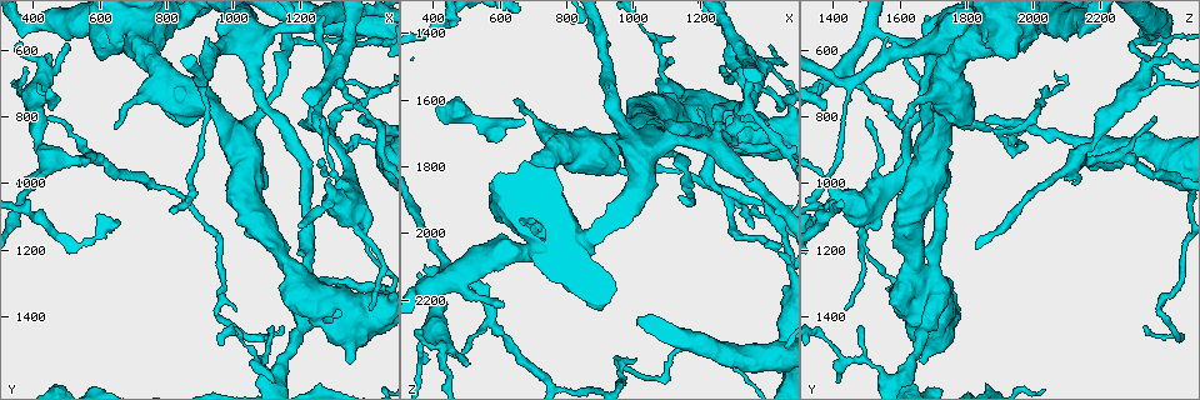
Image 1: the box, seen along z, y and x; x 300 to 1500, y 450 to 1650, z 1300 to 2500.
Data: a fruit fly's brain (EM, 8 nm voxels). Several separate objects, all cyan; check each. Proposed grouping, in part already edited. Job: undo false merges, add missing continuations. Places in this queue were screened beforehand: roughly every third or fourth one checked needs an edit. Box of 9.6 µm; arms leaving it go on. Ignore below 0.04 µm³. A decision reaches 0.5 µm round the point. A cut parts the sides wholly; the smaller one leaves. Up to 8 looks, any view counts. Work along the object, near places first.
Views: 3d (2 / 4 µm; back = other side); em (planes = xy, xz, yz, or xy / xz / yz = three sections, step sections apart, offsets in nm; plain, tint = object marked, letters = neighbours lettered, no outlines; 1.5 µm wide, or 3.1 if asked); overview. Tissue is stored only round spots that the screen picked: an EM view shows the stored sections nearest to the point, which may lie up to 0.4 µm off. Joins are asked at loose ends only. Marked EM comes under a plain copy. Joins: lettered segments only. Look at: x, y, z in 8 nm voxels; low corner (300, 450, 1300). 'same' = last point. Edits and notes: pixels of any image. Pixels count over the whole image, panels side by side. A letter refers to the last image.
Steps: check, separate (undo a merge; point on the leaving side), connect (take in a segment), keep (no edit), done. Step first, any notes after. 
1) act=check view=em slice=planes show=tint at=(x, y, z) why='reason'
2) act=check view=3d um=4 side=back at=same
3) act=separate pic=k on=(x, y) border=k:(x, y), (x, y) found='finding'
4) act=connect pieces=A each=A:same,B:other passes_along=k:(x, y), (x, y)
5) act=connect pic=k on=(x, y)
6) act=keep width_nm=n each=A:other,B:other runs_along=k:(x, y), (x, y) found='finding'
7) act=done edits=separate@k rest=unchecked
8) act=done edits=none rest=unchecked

act=check view=em slice=xz step=4 show=letters at=(500, 580, 2390) why='branch stops here'

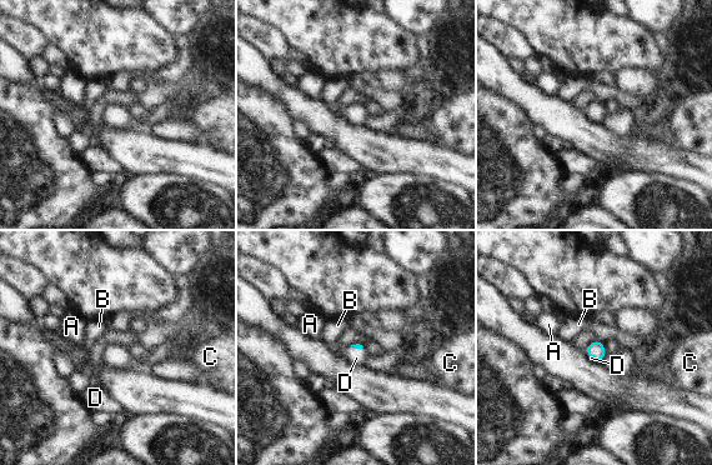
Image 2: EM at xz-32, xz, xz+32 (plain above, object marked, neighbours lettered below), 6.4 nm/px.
act=check view=em slice=planes show=letters at=same why='another direction'

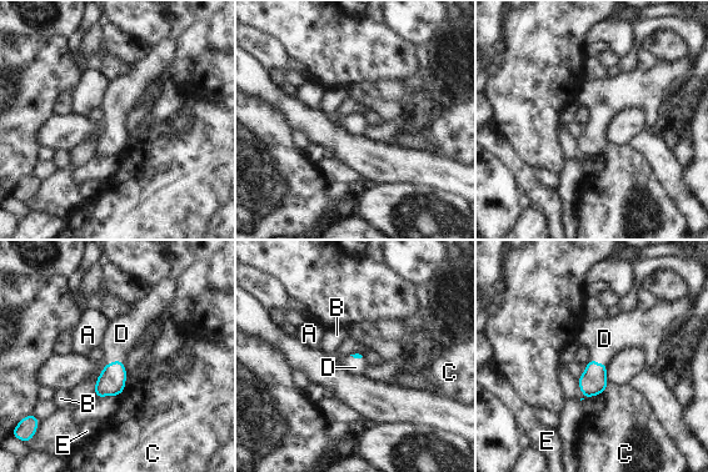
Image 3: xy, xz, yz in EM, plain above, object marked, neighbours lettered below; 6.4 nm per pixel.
act=connect pieces=D each=A:other,B:other,C:other,D:same,E:other passes_along=3:(111, 381), (113, 361), (121, 334) found='it goes on there'

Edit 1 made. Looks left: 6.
act=check view=3d um=4 at=(1270, 800, 1500) why='thin end'

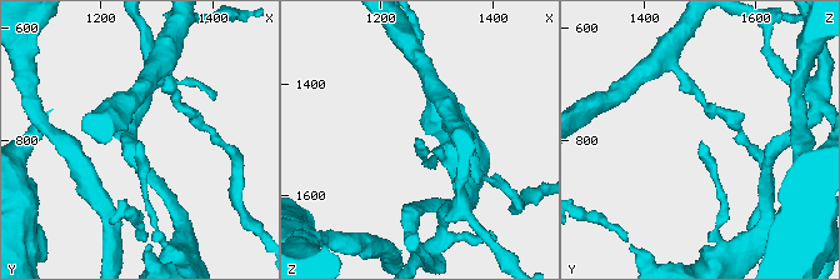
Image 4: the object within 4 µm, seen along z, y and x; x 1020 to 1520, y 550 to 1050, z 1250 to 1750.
act=check view=em slice=xy step=4 show=tint at=(1270, 800, 1500) why='shape alone is not enough'

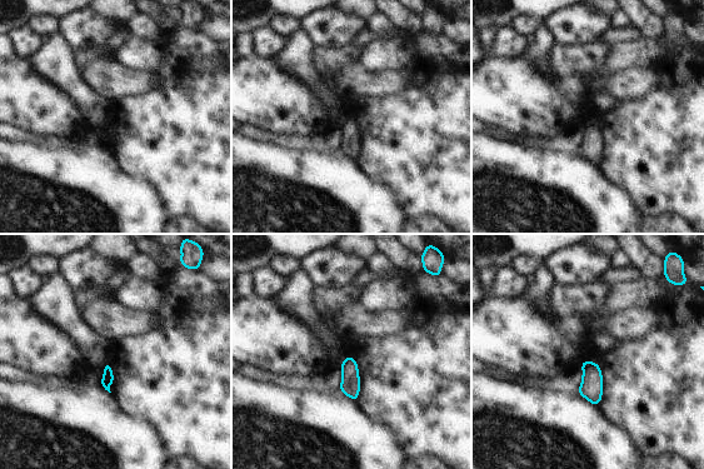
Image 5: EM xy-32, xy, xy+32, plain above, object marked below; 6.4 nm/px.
act=check view=em slice=planes show=letters at=same

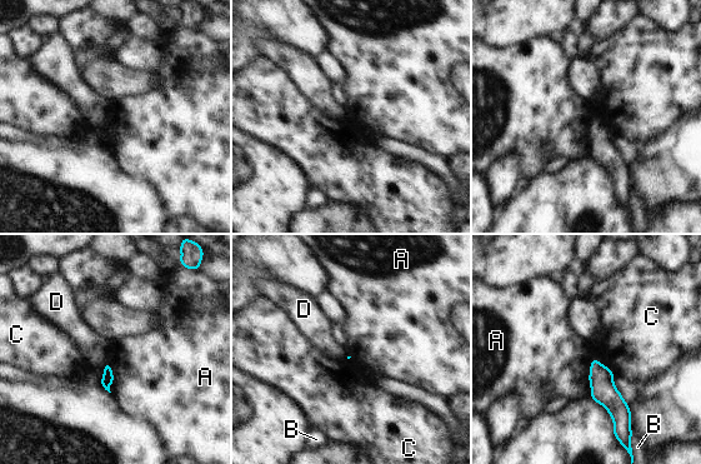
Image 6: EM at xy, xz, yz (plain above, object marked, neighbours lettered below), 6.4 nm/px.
act=keep each=A:other,B:other,C:other,D:other border=6:(595, 357), (590, 364), (589, 394) found='none of them fits'

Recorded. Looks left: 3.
act=check view=em slice=xy step=8 show=tint at=(1300, 1050, 1420) why='branch point'

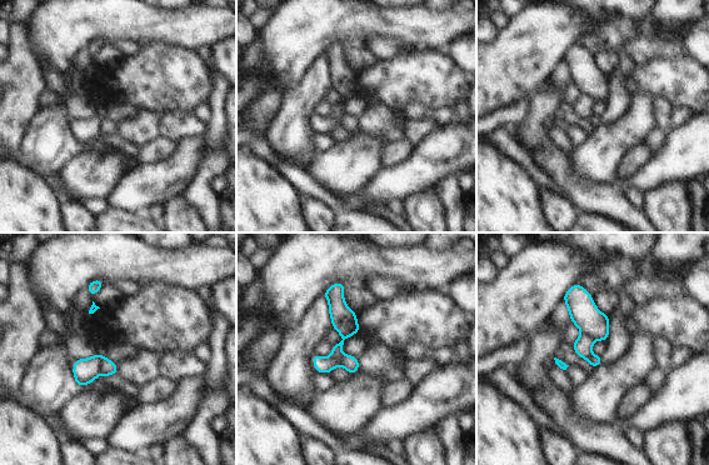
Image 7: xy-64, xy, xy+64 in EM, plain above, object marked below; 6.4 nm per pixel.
act=check view=em slice=yz step=8 show=letters at=same why='cut it another way'

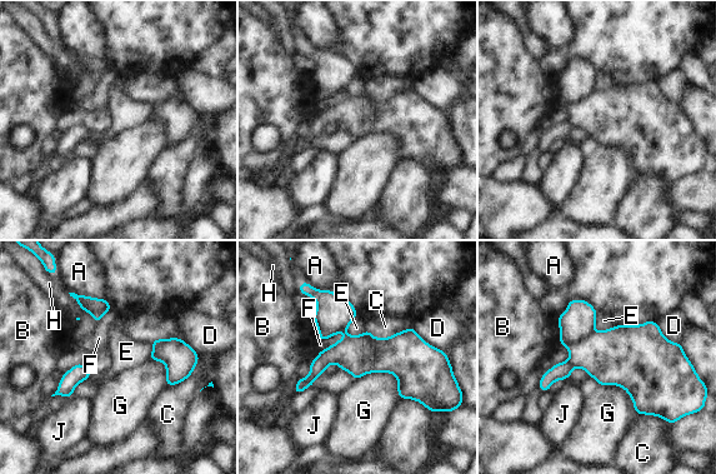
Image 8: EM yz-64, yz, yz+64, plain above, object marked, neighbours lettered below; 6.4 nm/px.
act=separate pic=8 on=(614, 357) width_nm=260 each=A:other,B:other,C:other,D:other,E:other,F:other,G:other,H:other,J:other part_leaving=8:(430, 352), (333, 354), (313, 377) found='two neurons meet here'

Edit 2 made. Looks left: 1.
act=done edits=connect@3,separate@8 rest=unchecked

